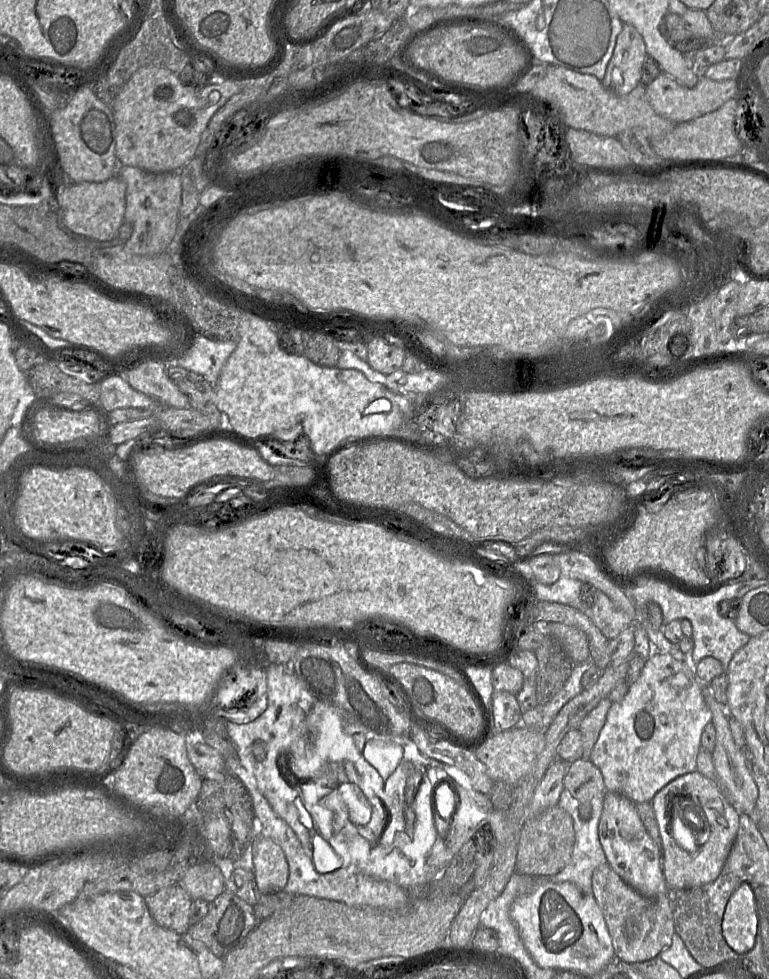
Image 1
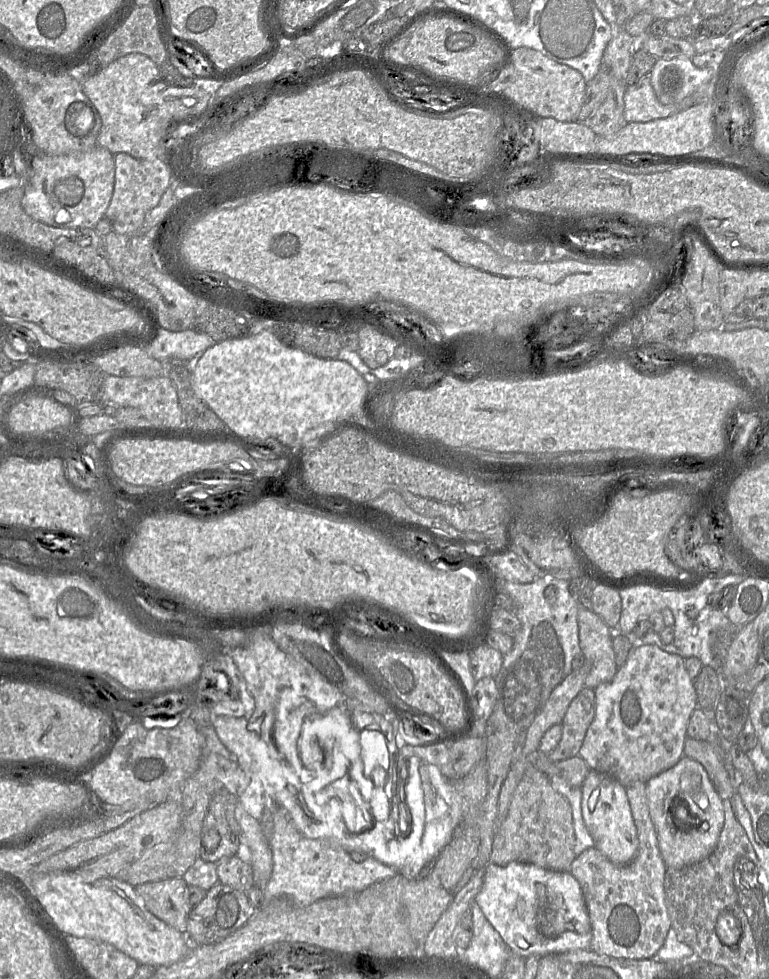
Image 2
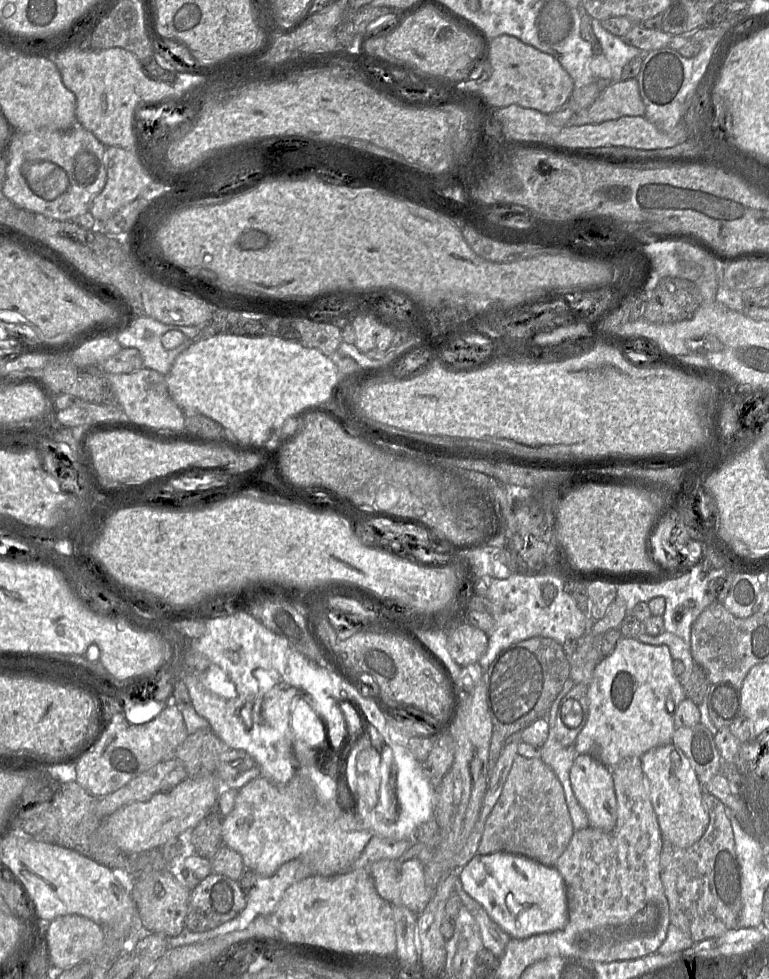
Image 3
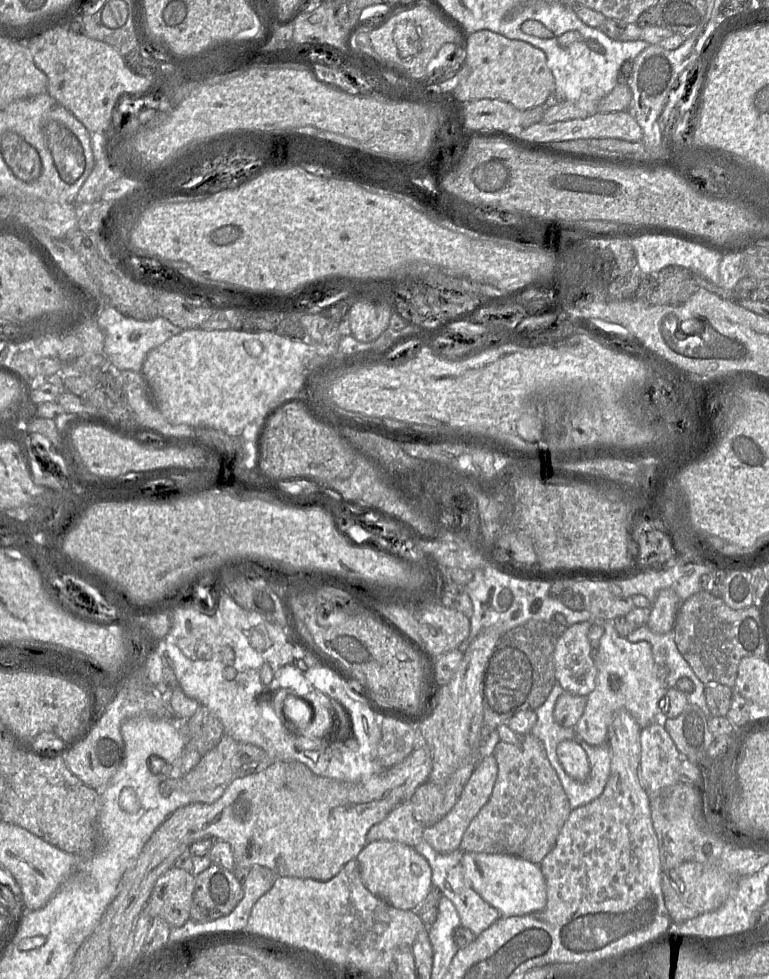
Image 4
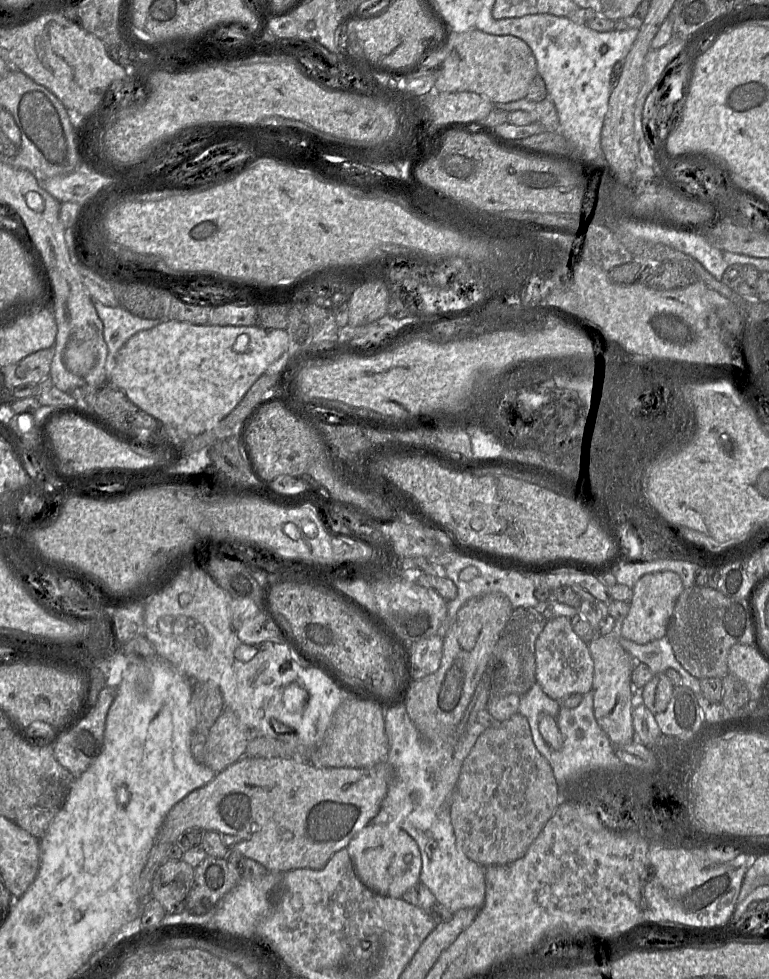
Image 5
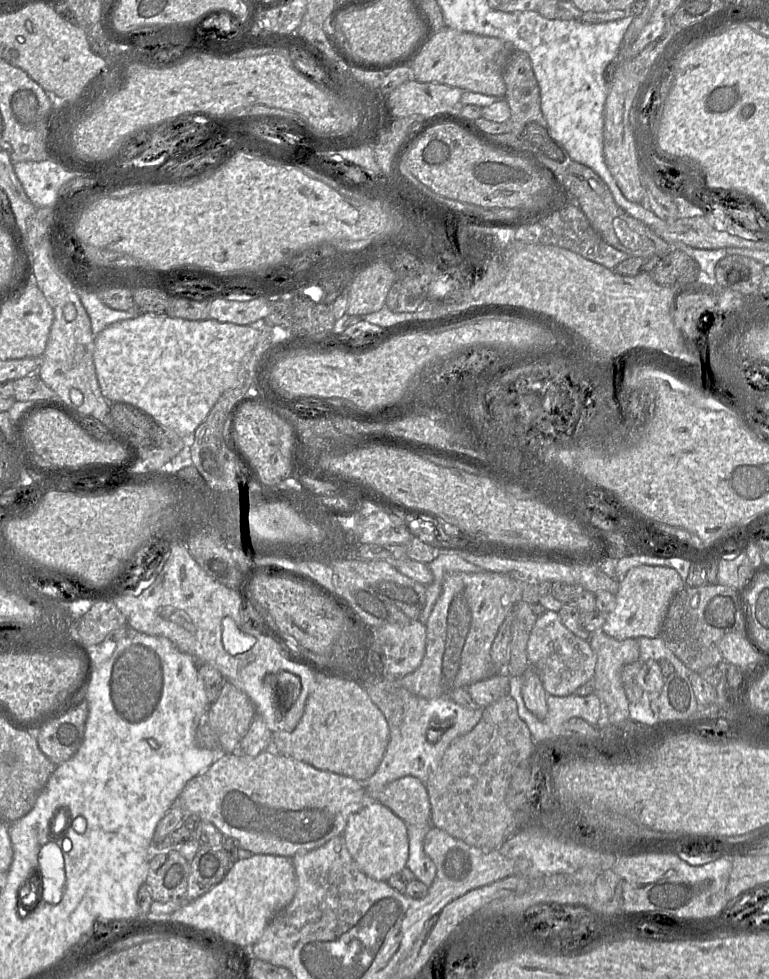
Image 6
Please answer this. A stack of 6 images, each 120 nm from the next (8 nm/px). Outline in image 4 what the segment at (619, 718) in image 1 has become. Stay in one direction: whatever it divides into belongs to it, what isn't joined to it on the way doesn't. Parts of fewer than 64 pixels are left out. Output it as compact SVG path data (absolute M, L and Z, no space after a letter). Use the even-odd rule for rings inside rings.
M592 621L592 622L603 622L603 635L600 639L599 646L596 650L593 649L593 659L594 659L595 666L597 668L596 686L595 686L594 690L587 696L587 703L586 703L585 711L584 711L582 717L580 718L580 720L578 721L577 725L575 726L575 730L576 730L576 734L580 738L582 738L585 742L587 742L590 745L597 746L597 745L601 745L601 744L608 742L609 726L610 726L610 724L614 718L615 712L620 710L620 709L625 709L625 710L629 711L632 714L632 716L635 718L635 720L637 721L637 723L641 729L645 728L645 727L657 722L659 719L661 719L662 712L661 712L661 709L659 707L659 702L663 698L663 696L665 695L667 689L671 688L671 687L667 686L667 680L666 680L666 682L662 682L659 679L659 677L658 677L658 665L653 658L652 648L648 642L639 641L637 643L634 643L634 642L628 641L624 637L621 637L616 632L615 628L613 627L612 621Z

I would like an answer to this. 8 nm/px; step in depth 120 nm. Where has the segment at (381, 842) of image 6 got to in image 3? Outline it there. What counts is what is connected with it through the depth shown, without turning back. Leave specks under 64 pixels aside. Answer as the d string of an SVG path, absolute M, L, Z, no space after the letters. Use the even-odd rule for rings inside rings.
M413 857L405 861L383 859L370 866L378 894L391 905L400 905L419 915L432 891L426 884L425 867Z

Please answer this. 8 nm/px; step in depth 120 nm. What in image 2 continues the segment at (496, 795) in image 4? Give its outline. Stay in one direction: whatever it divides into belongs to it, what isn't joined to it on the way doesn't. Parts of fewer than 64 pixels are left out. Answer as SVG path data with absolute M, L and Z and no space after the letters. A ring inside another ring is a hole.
M528 765L513 794L508 814L496 830L490 863L507 865L510 862L527 862L544 869L569 872L576 858L575 843L569 802L556 791L548 777L533 765Z

